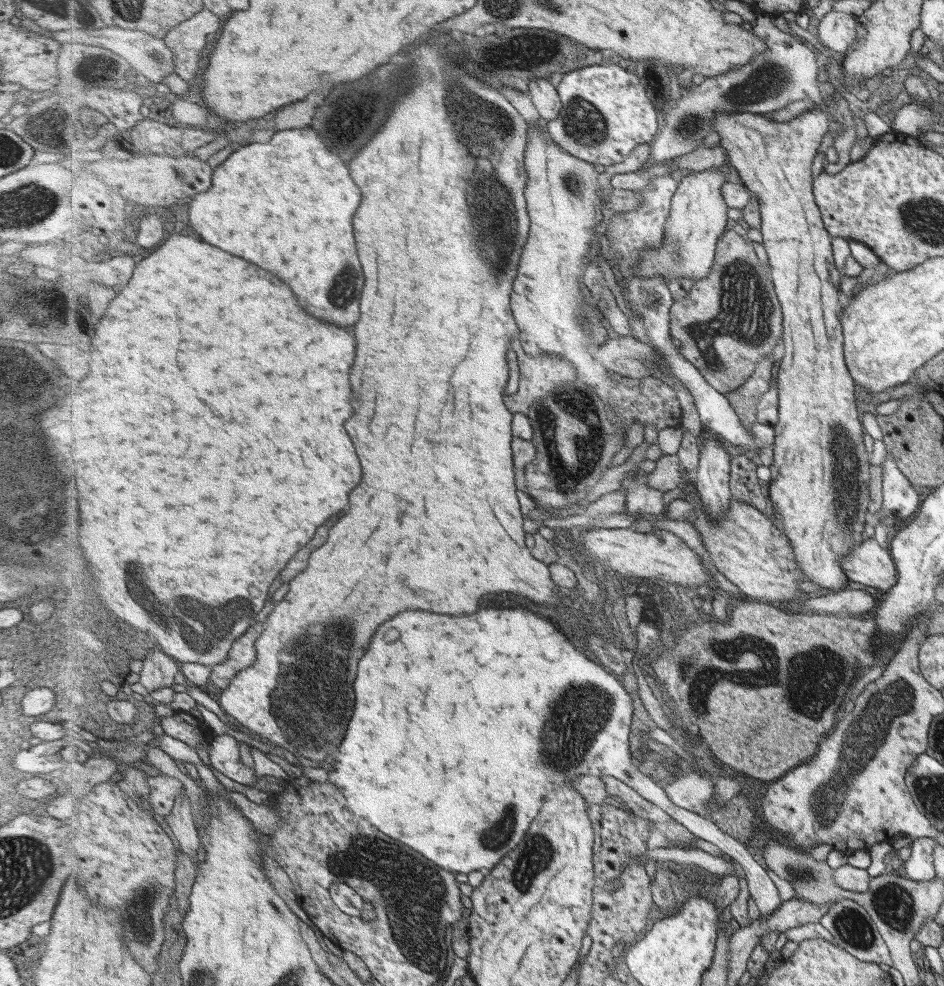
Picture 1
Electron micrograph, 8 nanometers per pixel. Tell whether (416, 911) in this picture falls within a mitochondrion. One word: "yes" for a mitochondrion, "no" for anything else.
yes

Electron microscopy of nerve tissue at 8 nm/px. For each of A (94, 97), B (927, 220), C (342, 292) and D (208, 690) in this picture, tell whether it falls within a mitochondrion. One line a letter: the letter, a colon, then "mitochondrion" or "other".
A: other
B: mitochondrion
C: mitochondrion
D: other

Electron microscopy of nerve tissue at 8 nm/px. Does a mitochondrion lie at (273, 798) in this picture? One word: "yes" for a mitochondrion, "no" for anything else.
no

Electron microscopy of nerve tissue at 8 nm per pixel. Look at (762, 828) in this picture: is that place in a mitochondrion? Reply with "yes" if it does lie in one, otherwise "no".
no

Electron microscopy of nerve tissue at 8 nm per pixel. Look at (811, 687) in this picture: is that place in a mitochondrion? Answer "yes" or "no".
yes

